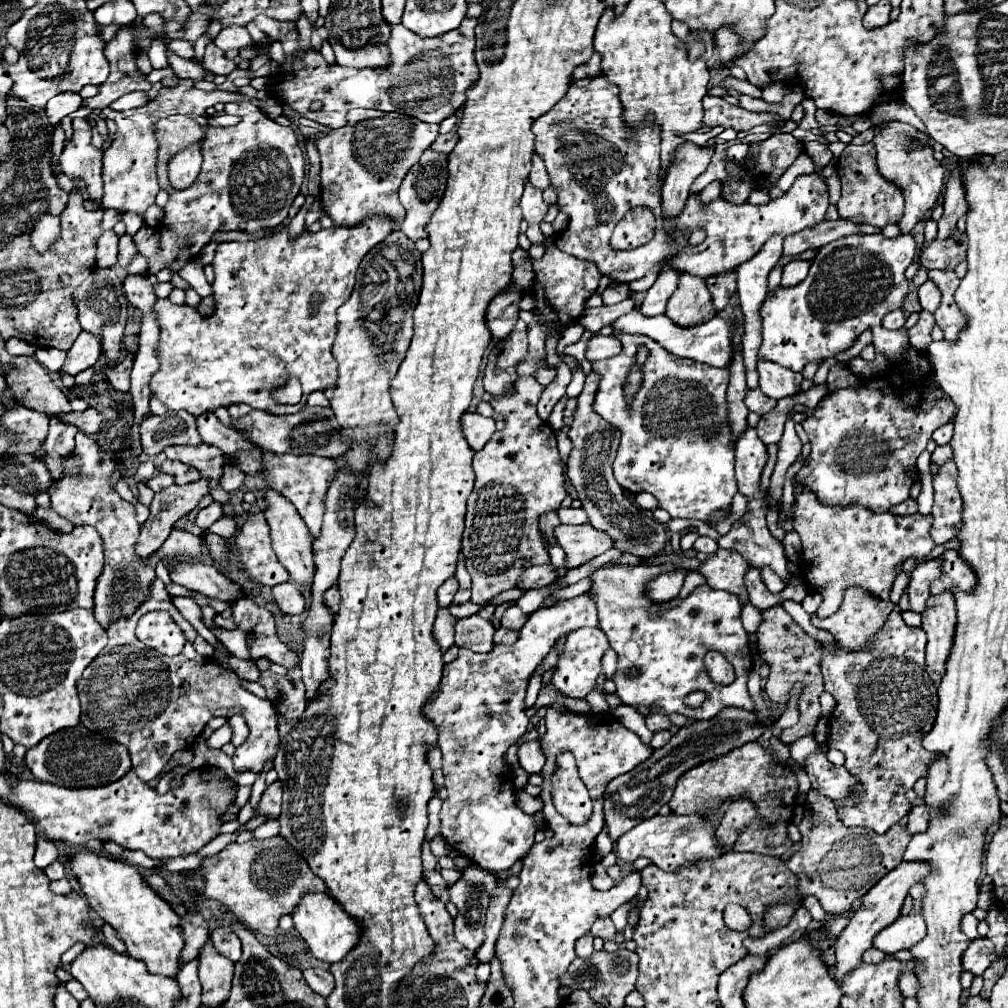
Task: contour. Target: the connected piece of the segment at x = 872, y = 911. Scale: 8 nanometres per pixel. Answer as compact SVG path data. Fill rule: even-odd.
M923 860L919 862L901 862L895 870L887 872L865 896L863 896L863 908L855 912L855 916L849 920L849 924L845 926L845 930L839 934L837 938L837 962L833 968L833 976L837 982L841 982L841 978L853 970L855 966L861 964L861 954L873 946L873 938L887 928L889 924L893 924L899 916L901 916L901 906L903 900L909 894L909 888L917 882L923 882L923 876L927 876L927 872L931 872L931 868L927 868L927 864L923 864Z

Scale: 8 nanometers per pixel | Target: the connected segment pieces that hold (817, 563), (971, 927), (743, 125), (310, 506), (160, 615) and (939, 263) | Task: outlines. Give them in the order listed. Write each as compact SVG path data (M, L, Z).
M799 490L795 498L793 530L799 532L803 542L801 574L809 582L811 590L823 596L823 604L815 612L819 618L827 618L839 610L843 590L847 586L861 586L863 590L889 600L893 582L897 578L897 566L907 558L925 558L935 548L931 540L931 514L893 516L891 512L873 514L863 506L825 506L809 490Z
M973 914L963 916L963 924L961 924L961 928L965 930L965 934L967 934L969 938L977 938L977 936L979 936L979 934L977 934L977 918L975 918Z
M705 96L703 98L703 108L705 108L705 116L703 116L703 126L705 128L735 128L737 134L741 132L749 132L755 126L779 126L783 122L783 118L775 112L749 112L741 106L733 106L727 104L723 98L715 98L715 96Z
M263 452L263 480L265 484L285 496L301 514L313 538L319 536L323 512L325 512L325 492L335 476L337 462L321 456L275 456L275 452Z
M147 612L137 624L137 638L165 656L179 654L185 644L185 634L169 612Z
M953 232L947 240L933 240L921 254L921 266L931 270L955 270L957 264L965 260L967 236L963 232Z

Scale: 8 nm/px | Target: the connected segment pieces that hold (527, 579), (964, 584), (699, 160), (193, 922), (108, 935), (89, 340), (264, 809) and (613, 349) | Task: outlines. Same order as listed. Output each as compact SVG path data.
M535 566L535 568L529 568L523 572L523 576L519 578L519 588L543 588L543 586L549 586L551 582L557 580L557 570L555 566Z
M945 550L943 572L939 580L931 584L931 596L943 594L943 592L955 592L955 590L973 592L975 584L977 584L975 570L965 560L961 560L961 554L955 550Z
M683 142L673 152L673 160L663 182L663 214L667 228L671 228L673 218L681 212L693 180L707 170L713 152L715 146L695 146L693 142Z
M199 914L185 916L181 920L181 926L185 932L185 948L181 952L181 964L185 964L185 962L193 960L199 954L201 946L209 940L209 930Z
M103 924L103 936L105 936L105 944L109 946L109 948L113 948L115 952L119 952L119 954L123 954L125 952L125 944L123 944L123 940L117 936L117 932L109 926L109 924Z
M81 332L73 344L73 348L67 352L67 360L63 364L63 370L71 376L95 366L97 358L101 356L99 348L99 336L91 336L91 332Z
M279 780L273 782L271 786L267 786L257 812L267 814L269 818L277 818L281 812L281 794L283 794L283 784L279 784Z
M593 336L587 344L585 358L591 362L597 362L597 360L617 356L619 352L621 352L621 343L615 336Z

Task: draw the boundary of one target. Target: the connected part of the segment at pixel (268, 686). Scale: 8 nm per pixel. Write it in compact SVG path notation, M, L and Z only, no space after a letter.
M257 658L255 666L259 668L259 684L265 688L267 698L275 704L279 714L285 720L293 720L303 714L307 698L305 684L301 680L299 666L285 668L267 658Z

